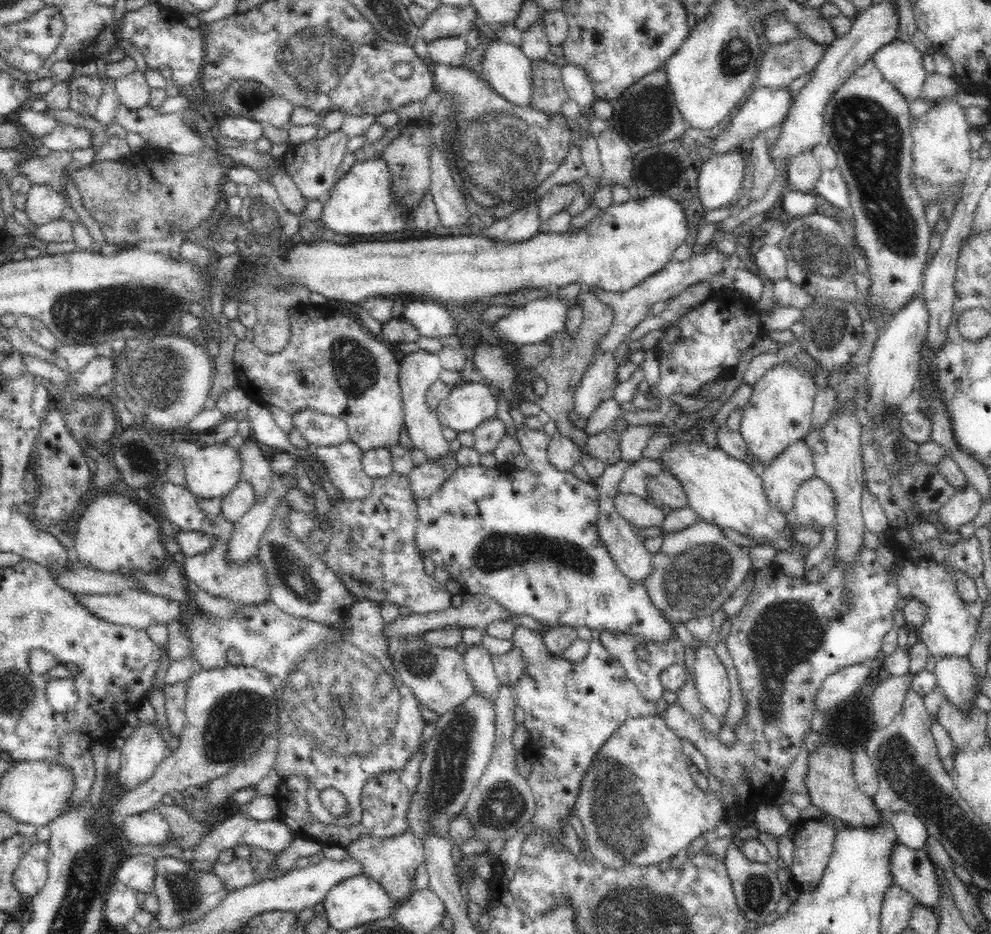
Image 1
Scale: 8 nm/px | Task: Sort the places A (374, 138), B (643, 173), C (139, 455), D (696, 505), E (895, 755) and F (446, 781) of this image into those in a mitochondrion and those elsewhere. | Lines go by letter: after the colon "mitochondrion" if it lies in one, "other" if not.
A: other
B: other
C: mitochondrion
D: other
E: mitochondrion
F: mitochondrion

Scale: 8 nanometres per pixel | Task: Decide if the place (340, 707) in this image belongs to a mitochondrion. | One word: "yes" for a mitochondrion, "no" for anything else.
yes

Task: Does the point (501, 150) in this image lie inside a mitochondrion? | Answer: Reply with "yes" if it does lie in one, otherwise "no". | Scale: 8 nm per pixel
yes

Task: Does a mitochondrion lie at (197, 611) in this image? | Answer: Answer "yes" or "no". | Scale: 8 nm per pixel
no

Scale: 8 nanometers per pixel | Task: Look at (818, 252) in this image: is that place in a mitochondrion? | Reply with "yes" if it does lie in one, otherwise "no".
yes

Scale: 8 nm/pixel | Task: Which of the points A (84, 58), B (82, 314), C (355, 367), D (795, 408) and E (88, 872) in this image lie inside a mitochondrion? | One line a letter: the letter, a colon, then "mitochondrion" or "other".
A: other
B: mitochondrion
C: mitochondrion
D: other
E: mitochondrion

